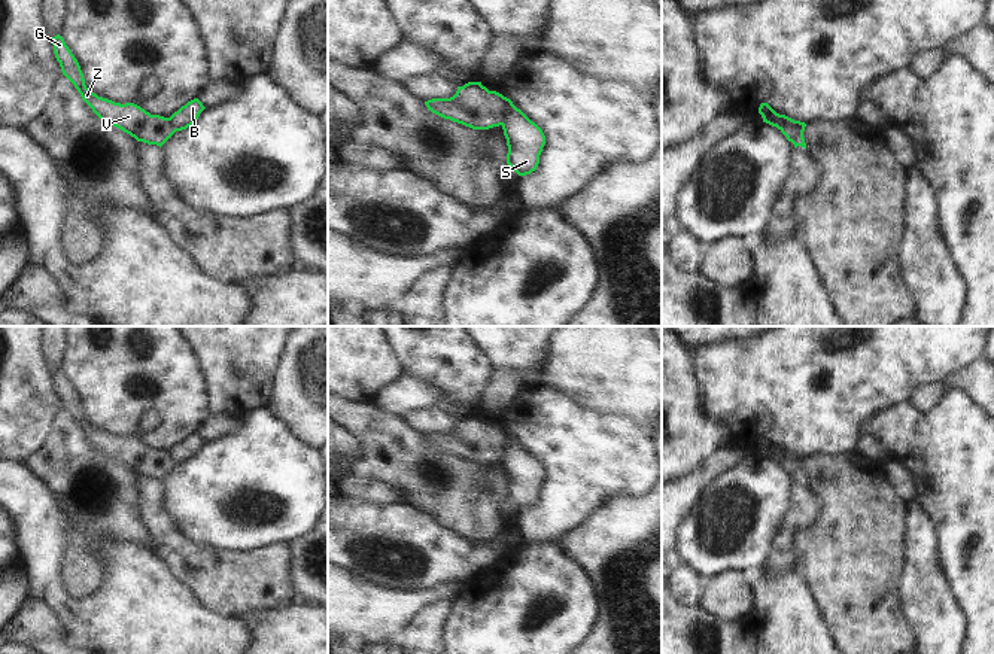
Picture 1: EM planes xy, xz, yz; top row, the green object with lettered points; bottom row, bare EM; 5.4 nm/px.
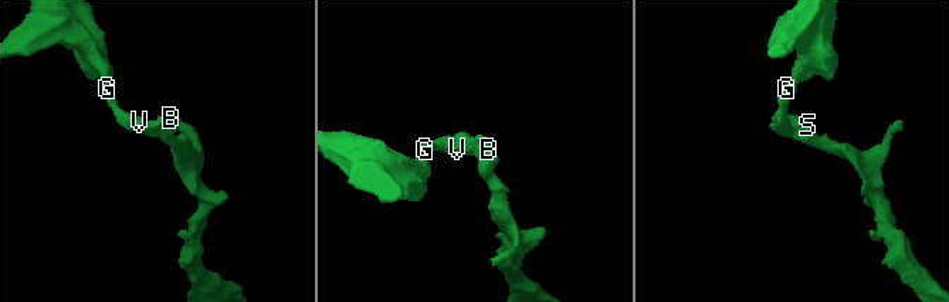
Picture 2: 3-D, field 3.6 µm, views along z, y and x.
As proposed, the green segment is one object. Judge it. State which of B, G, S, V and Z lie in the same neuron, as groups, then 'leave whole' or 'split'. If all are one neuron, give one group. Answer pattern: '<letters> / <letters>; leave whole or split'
B S / G V Z; split

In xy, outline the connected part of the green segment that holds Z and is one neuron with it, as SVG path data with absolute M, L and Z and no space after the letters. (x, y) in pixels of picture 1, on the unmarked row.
M57 368L52 371L52 378L63 408L75 419L82 434L101 454L122 463L137 475L159 481L176 466L168 451L151 448L134 436L115 436L89 425L85 419L80 399L64 372Z

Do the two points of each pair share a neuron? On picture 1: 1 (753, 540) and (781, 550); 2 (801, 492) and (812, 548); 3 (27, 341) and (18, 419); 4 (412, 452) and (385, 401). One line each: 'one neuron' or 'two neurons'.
1: two neurons
2: two neurons
3: one neuron
4: two neurons

